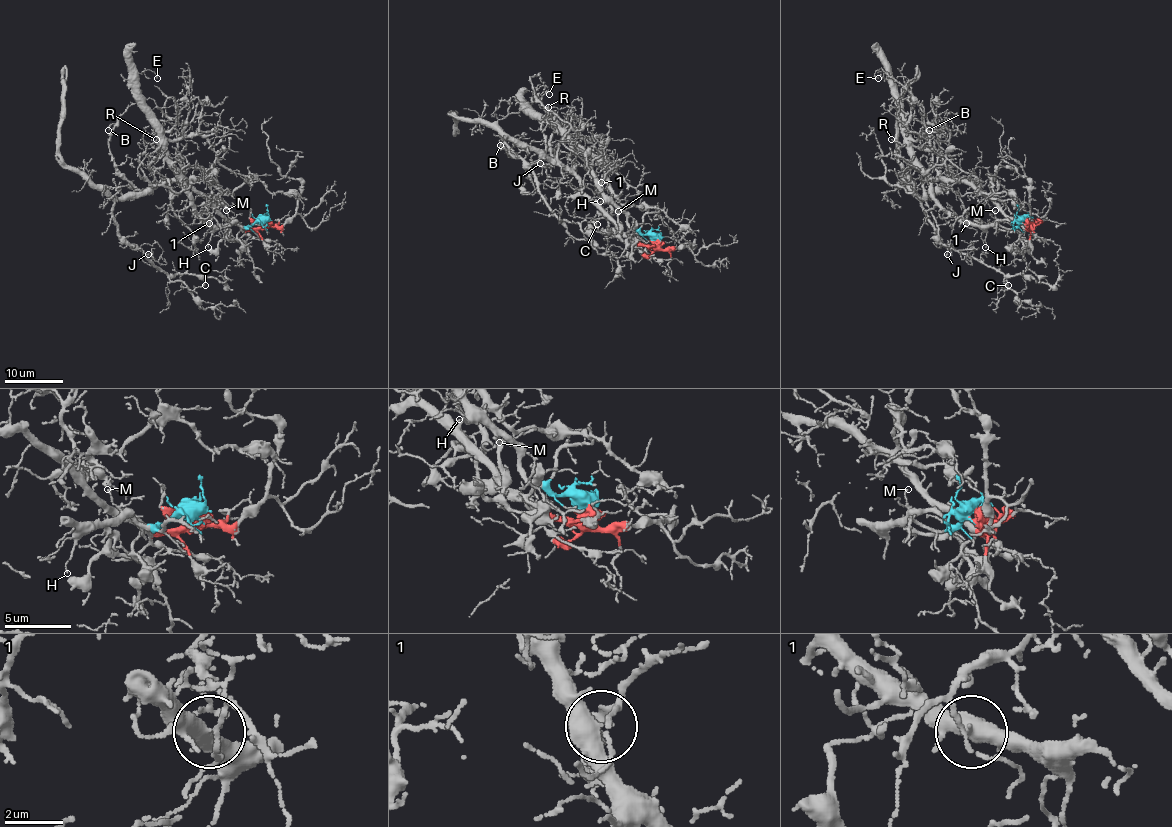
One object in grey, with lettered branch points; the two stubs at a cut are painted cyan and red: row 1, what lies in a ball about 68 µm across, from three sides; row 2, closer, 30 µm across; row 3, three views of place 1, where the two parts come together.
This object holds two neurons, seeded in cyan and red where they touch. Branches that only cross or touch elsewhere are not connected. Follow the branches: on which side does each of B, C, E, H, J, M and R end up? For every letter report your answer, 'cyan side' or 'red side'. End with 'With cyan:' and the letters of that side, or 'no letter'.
B: red side
C: red side
E: cyan side
H: cyan side
J: red side
M: cyan side
R: cyan side
With cyan: E, H, M, R

